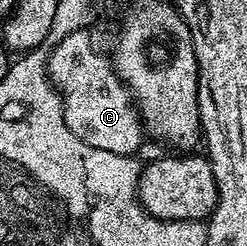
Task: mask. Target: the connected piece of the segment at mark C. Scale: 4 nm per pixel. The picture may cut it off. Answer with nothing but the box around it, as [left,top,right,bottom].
[47,28,143,156]

